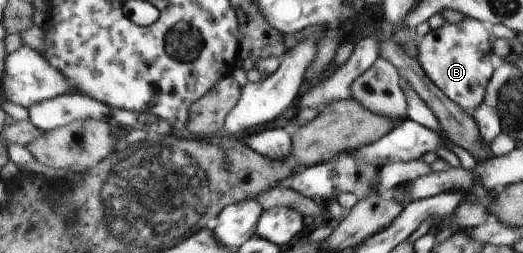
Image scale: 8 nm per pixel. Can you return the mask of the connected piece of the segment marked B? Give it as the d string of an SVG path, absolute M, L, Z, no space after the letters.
M464 17L458 23L446 23L427 32L419 40L417 59L434 84L462 110L472 114L482 102L486 84L492 74L489 61L492 35L479 20Z

